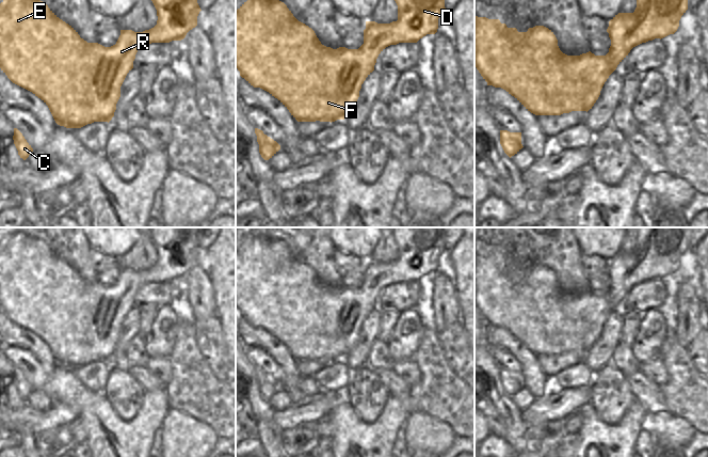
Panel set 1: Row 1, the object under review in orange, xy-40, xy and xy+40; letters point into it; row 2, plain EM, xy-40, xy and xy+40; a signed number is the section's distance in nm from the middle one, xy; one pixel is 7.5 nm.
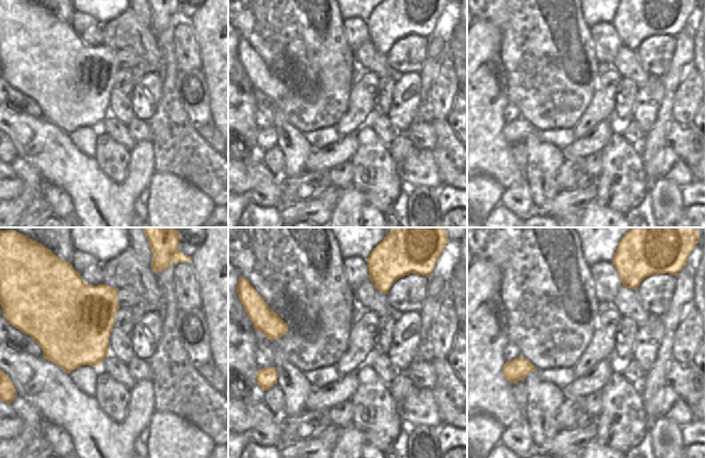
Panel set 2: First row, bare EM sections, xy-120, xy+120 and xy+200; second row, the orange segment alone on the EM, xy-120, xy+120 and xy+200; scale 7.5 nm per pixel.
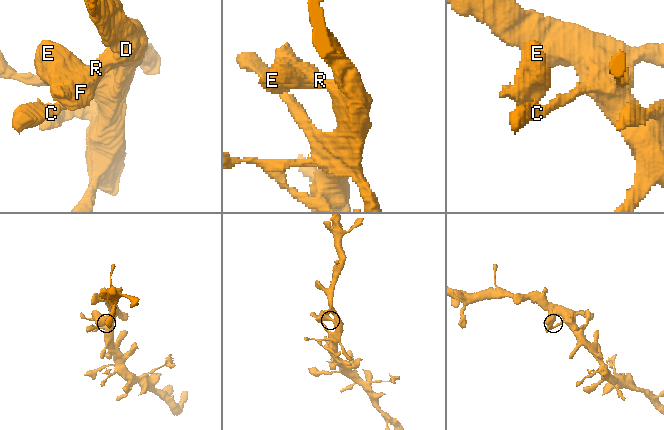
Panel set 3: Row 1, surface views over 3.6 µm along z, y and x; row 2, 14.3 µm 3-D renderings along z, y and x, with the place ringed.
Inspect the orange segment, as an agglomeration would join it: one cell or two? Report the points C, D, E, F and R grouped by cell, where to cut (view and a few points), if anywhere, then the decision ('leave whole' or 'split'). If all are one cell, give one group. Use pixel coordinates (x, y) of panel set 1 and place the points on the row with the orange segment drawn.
groups C D E F R; cut none; leave whole

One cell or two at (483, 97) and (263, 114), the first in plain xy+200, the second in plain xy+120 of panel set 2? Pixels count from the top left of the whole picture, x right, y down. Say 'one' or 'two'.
two

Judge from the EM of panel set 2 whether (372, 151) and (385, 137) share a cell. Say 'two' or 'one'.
two

